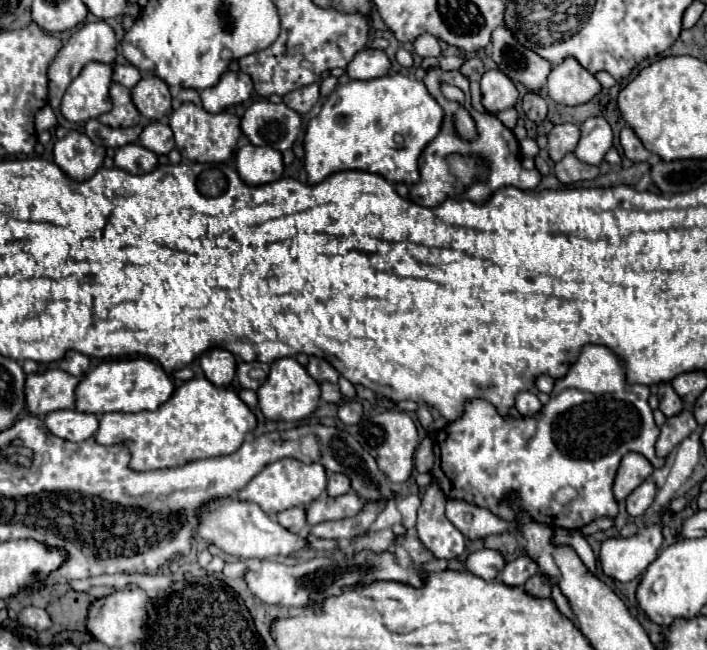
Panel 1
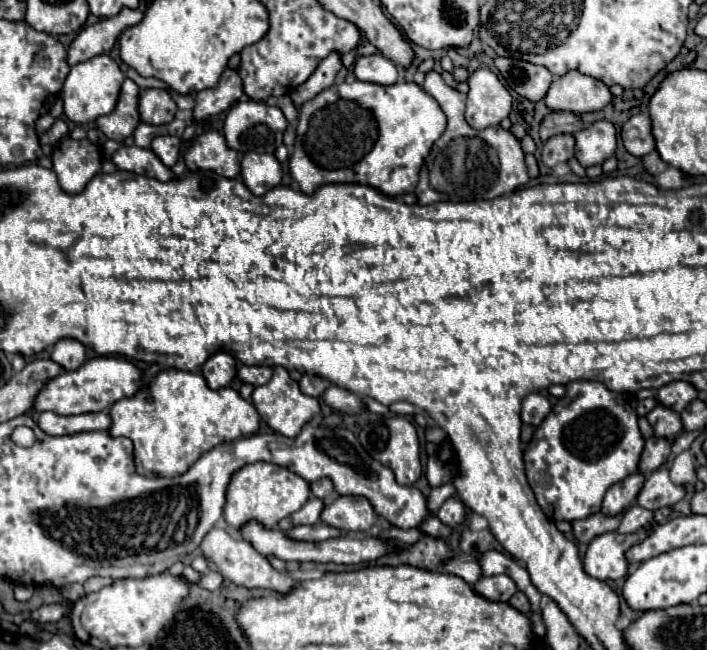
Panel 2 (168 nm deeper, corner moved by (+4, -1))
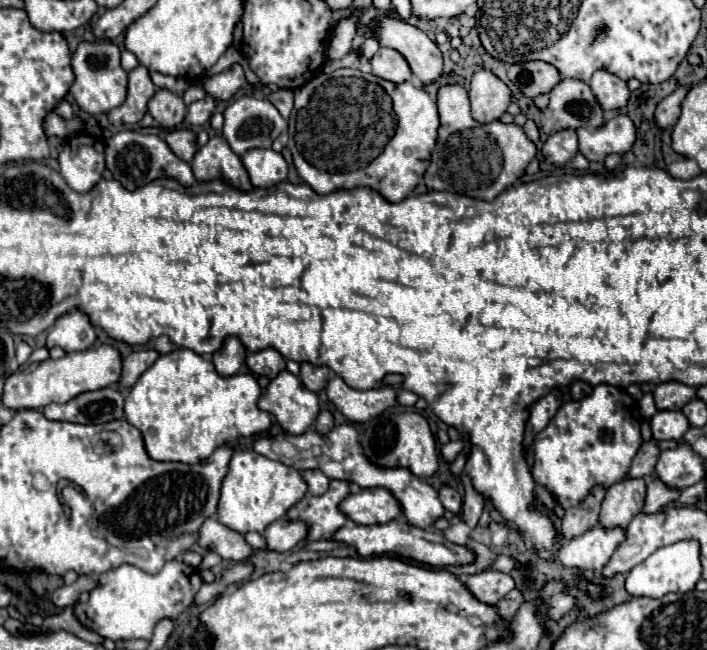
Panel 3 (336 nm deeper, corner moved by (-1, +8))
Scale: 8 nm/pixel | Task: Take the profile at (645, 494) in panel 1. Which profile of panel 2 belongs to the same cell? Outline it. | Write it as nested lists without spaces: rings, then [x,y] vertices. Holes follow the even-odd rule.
[[[661,466],[659,470],[651,472],[637,496],[637,504],[647,510],[659,510],[663,506],[671,506],[685,496],[683,486],[675,486],[669,480],[669,472]]]

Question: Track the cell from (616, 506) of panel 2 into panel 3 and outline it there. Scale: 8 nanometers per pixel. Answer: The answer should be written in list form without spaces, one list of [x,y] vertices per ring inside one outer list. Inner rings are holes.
[[[622,479],[616,485],[608,487],[608,493],[602,501],[600,525],[606,529],[628,527],[632,517],[636,517],[644,507],[646,483],[644,479]]]

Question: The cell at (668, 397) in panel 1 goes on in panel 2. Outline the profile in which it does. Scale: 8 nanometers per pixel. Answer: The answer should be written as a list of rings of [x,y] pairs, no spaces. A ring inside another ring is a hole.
[[[657,402],[657,406],[647,414],[647,420],[653,426],[655,434],[663,438],[675,438],[683,430],[683,422],[679,414],[669,406],[663,406],[661,402]]]

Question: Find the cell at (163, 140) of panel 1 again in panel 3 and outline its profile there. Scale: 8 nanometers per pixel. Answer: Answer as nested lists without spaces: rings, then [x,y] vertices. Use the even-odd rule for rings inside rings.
[[[172,129],[166,133],[166,143],[168,147],[180,157],[182,161],[190,163],[194,153],[196,153],[196,133],[190,129]]]

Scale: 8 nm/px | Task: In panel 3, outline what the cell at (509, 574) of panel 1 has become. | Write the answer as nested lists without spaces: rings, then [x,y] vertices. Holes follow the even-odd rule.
[[[484,571],[466,577],[464,585],[478,601],[486,605],[496,605],[506,593],[514,589],[514,579],[500,571]]]

